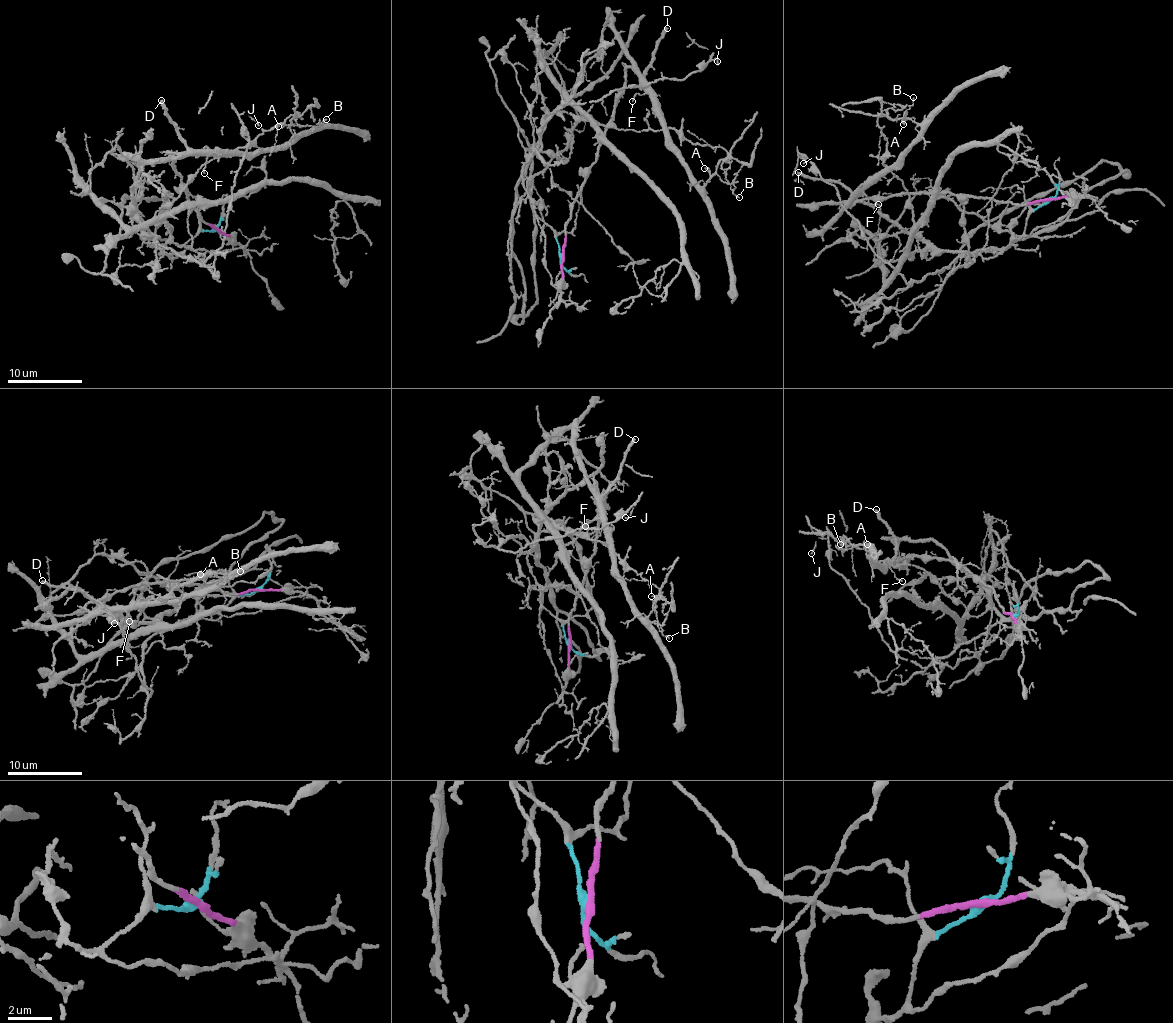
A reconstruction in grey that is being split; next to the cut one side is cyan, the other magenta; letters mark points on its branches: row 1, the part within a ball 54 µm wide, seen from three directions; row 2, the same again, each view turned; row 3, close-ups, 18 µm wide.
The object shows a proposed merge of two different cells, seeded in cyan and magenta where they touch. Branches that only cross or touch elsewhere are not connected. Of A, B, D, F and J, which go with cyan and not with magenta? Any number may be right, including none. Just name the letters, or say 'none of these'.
J

